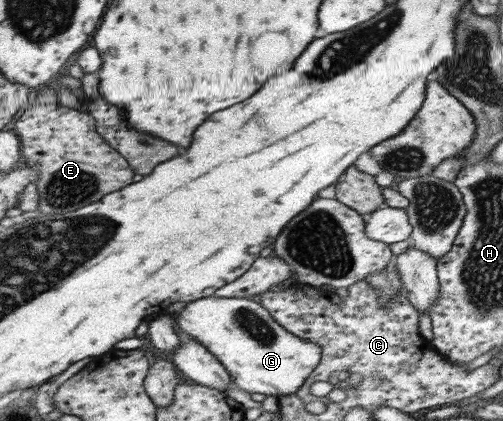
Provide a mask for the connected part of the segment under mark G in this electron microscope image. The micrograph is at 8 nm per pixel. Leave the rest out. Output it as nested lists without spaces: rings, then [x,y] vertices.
[[[215,294],[207,298],[188,303],[186,308],[178,313],[175,318],[179,329],[186,333],[187,336],[199,340],[214,356],[220,359],[220,362],[228,369],[228,372],[234,377],[235,384],[238,388],[248,392],[258,392],[267,396],[290,396],[294,394],[306,381],[307,378],[315,372],[316,367],[321,363],[322,360],[322,347],[315,342],[310,342],[305,338],[300,338],[299,335],[294,334],[289,331],[287,327],[283,327],[273,316],[273,314],[267,310],[266,307],[254,300],[249,300],[248,298],[218,298]]]

